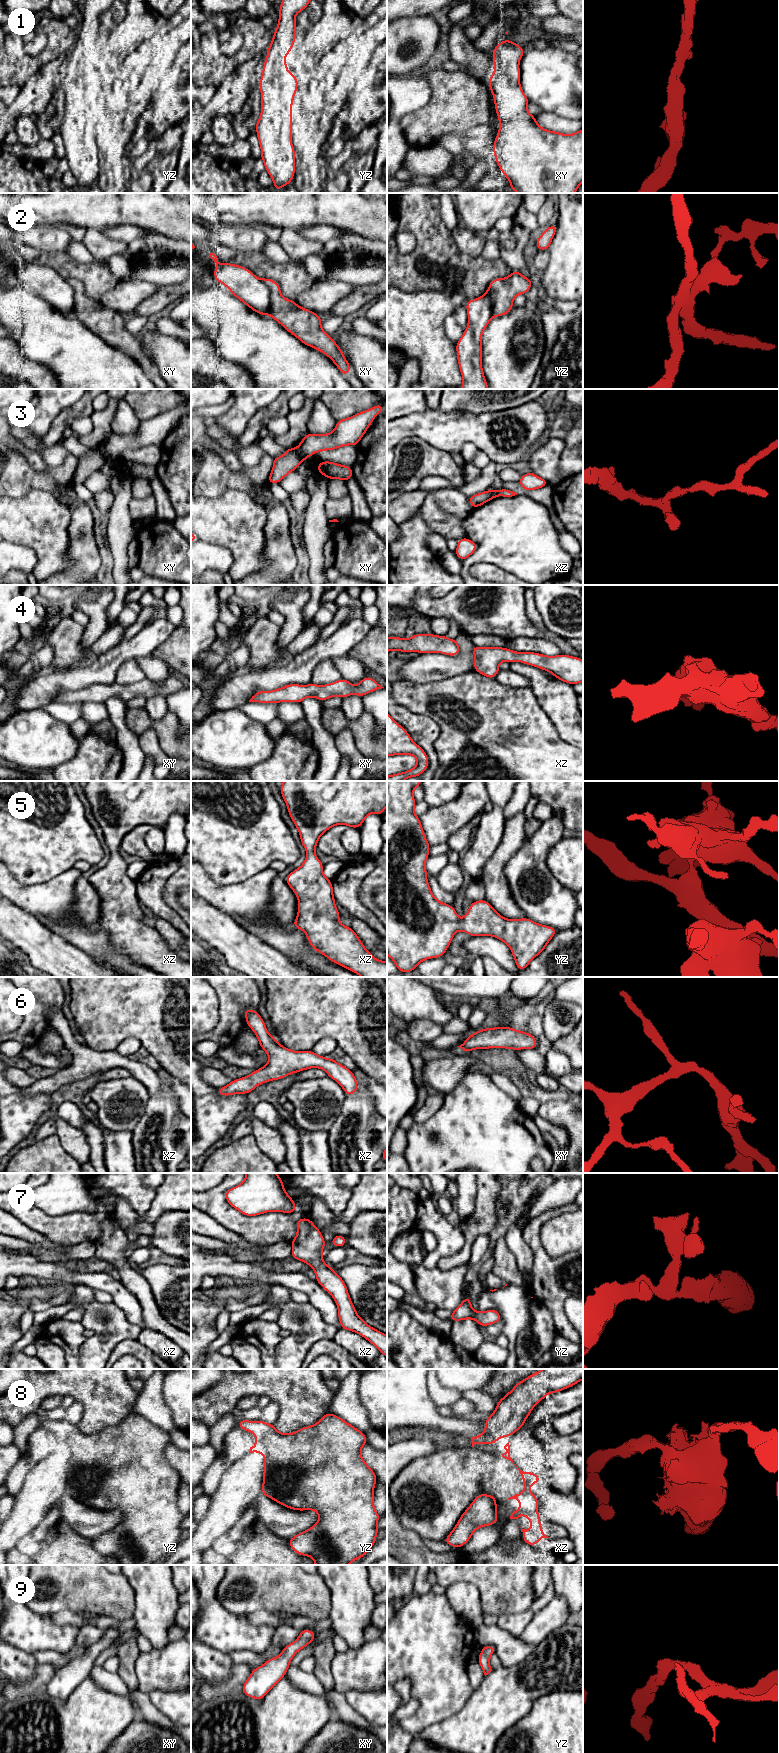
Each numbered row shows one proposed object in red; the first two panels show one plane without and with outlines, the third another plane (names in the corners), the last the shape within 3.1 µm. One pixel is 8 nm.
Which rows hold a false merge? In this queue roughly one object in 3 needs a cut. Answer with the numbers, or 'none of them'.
2, 3

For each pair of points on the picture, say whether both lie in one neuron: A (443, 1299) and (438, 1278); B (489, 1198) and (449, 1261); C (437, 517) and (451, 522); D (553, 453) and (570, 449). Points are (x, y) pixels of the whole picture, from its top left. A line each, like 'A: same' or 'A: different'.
A: same
B: same
C: same
D: different

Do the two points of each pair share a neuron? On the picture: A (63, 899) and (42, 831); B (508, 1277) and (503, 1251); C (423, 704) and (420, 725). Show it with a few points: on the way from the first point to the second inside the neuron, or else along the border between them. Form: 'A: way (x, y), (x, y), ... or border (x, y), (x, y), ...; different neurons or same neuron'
A: border (72, 866), (46, 881), (34, 884); different neurons
B: way (508, 1271), (503, 1257); same neuron
C: border (400, 705), (413, 713), (430, 717), (440, 729); different neurons

